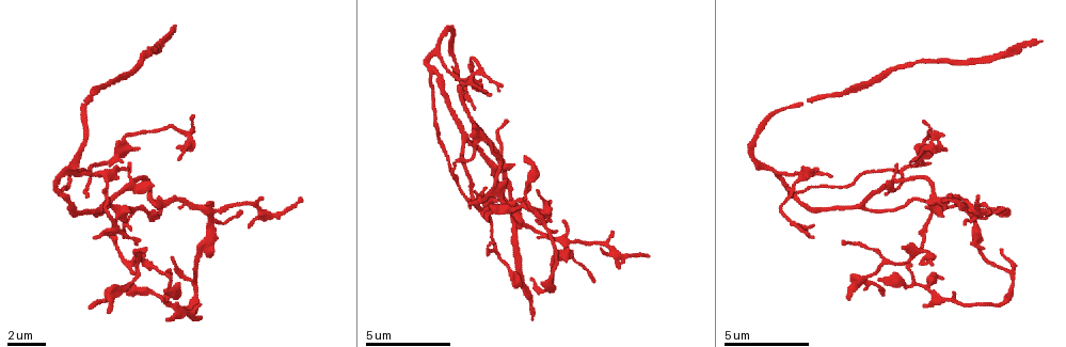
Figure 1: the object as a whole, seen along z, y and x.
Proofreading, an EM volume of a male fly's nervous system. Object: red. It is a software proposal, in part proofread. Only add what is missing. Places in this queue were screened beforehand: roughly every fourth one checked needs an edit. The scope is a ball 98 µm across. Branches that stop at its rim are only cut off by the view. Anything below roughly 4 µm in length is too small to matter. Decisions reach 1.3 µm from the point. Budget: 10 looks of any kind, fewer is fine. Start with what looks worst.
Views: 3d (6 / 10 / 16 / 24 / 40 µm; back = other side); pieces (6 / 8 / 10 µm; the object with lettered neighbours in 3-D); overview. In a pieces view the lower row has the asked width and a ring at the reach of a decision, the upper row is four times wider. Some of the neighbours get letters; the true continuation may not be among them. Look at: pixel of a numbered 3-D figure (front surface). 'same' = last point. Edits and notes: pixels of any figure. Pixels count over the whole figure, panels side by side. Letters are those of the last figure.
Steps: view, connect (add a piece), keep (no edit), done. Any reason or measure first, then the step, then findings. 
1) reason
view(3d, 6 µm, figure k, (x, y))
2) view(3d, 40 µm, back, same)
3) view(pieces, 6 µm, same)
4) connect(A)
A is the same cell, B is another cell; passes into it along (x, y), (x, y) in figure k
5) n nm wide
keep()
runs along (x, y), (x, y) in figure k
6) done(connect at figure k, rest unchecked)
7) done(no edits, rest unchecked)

branch stops here
view(pieces, 8 µm, figure 1, (1040, 42))

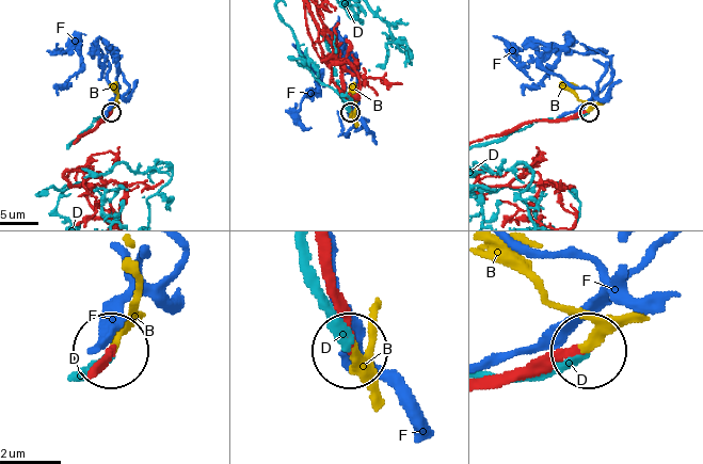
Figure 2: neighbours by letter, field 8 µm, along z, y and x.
190 nm wide
connect(B)
B is the same cell, D and F are other cells; passes into it along (317, 259), (330, 303), (363, 351), (370, 310) in figure 2; it goes on there

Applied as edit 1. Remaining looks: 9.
tapers out
view(pieces, 8 µm, figure 1, (979, 195))

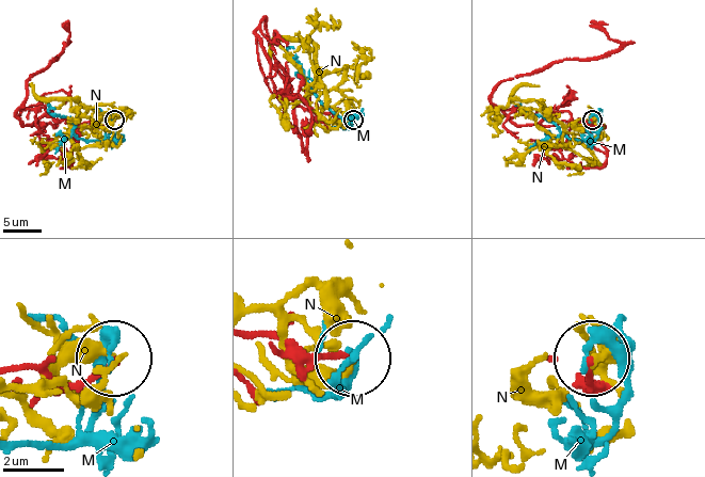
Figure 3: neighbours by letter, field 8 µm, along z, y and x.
keep()
M and N are other cells; no lettered piece goes on from it

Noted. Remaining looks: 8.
an open end
view(pieces, 10 µm, figure 1, (489, 214))

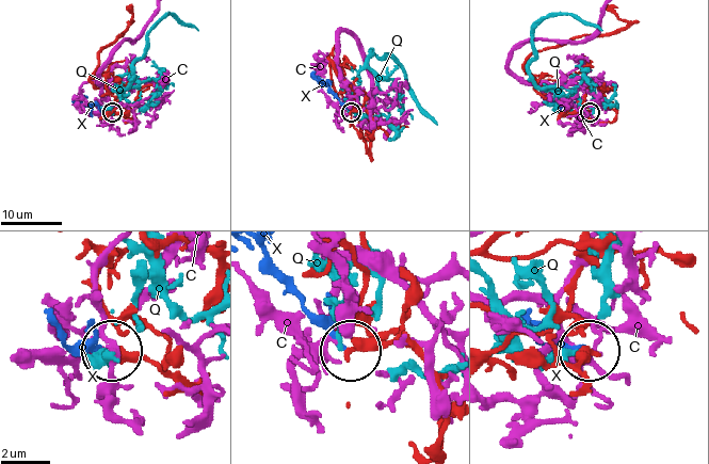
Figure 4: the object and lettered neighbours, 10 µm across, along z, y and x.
320 nm wide
keep()
C, Q and X are other cells; none of them fits

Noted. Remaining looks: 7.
thin end
view(pieces, 8 µm, figure 1, (811, 225))

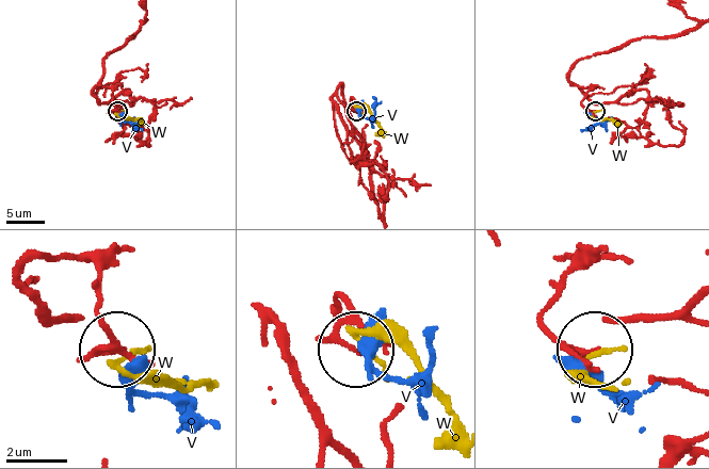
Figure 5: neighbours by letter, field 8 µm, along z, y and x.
keep()
V and W are other cells; runs along (337, 313), (337, 298), (344, 313), (339, 336), (350, 349) in figure 5; none of them fits

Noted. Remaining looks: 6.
branch stops here
view(pieces, 8 µm, figure 1, (533, 278))

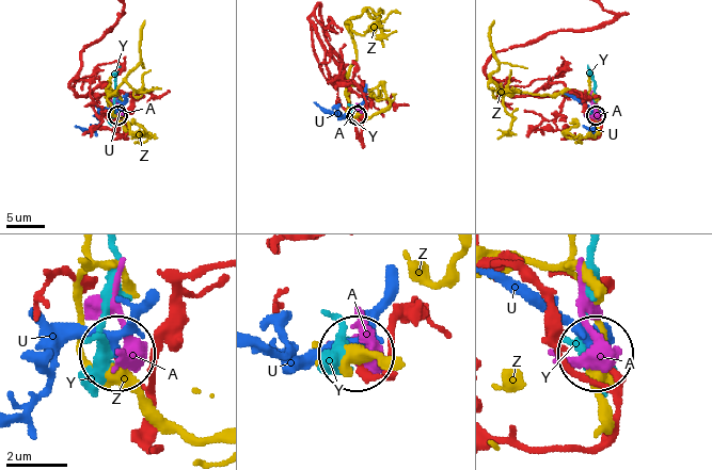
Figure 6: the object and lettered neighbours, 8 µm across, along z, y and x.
120 nm wide
keep()
A, U, Y and Z are other cells; none of them fits

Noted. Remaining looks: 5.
done(connect at figure 2, rest unchecked)

